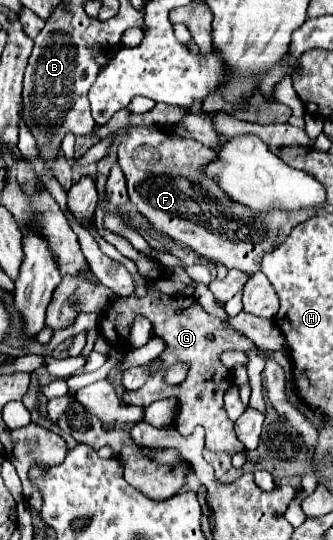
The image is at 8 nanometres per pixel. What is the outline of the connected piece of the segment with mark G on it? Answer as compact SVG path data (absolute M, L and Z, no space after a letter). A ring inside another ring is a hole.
M149 289L147 295L141 299L137 295L117 297L115 303L111 303L101 315L101 323L99 323L101 337L107 339L107 343L113 345L115 349L125 351L129 347L129 343L127 343L129 333L131 333L131 327L133 327L133 321L137 315L143 315L151 321L153 335L163 339L165 349L159 355L161 367L149 375L147 383L141 389L123 393L123 403L147 407L159 399L175 399L177 401L177 417L175 417L173 425L181 435L187 435L197 425L201 425L205 429L205 449L229 453L229 455L241 453L243 443L237 439L233 421L227 417L225 405L223 405L223 395L231 389L233 379L231 379L229 369L223 367L219 355L223 351L245 351L247 353L251 349L257 349L255 343L249 337L245 337L241 331L233 329L229 323L223 323L219 317L209 315L195 301L195 297L169 297L169 295L161 295L153 289ZM207 335L215 335L215 339L209 341ZM179 361L185 361L191 365L189 375L185 379L185 385L169 387L163 383L163 375L171 365L175 365Z

